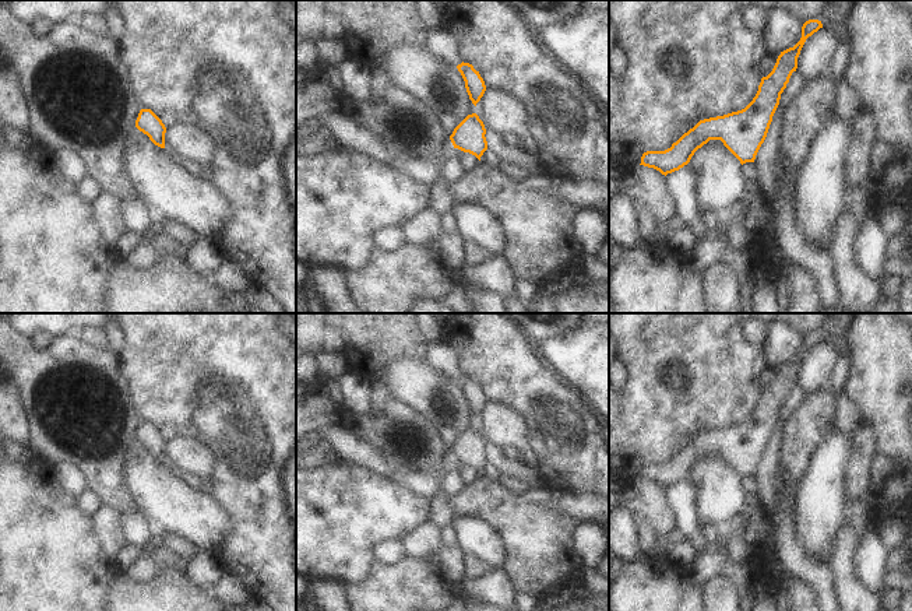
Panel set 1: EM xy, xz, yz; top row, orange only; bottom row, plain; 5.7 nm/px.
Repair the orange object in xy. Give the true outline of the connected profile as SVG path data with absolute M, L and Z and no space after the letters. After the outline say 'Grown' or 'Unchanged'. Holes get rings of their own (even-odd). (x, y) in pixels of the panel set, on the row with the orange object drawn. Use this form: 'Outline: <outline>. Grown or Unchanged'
Outline: M151 109L140 110L135 127L147 134L155 145L165 148L166 127Z. Unchanged

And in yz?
Outline: M855 0L828 1L824 14L803 24L800 41L781 52L772 71L761 78L756 96L744 109L700 120L670 148L644 152L640 165L654 168L666 176L687 165L694 152L709 140L721 140L742 165L754 162L779 105L781 94L797 69L797 57L806 39L828 24L842 25Z. Grown

